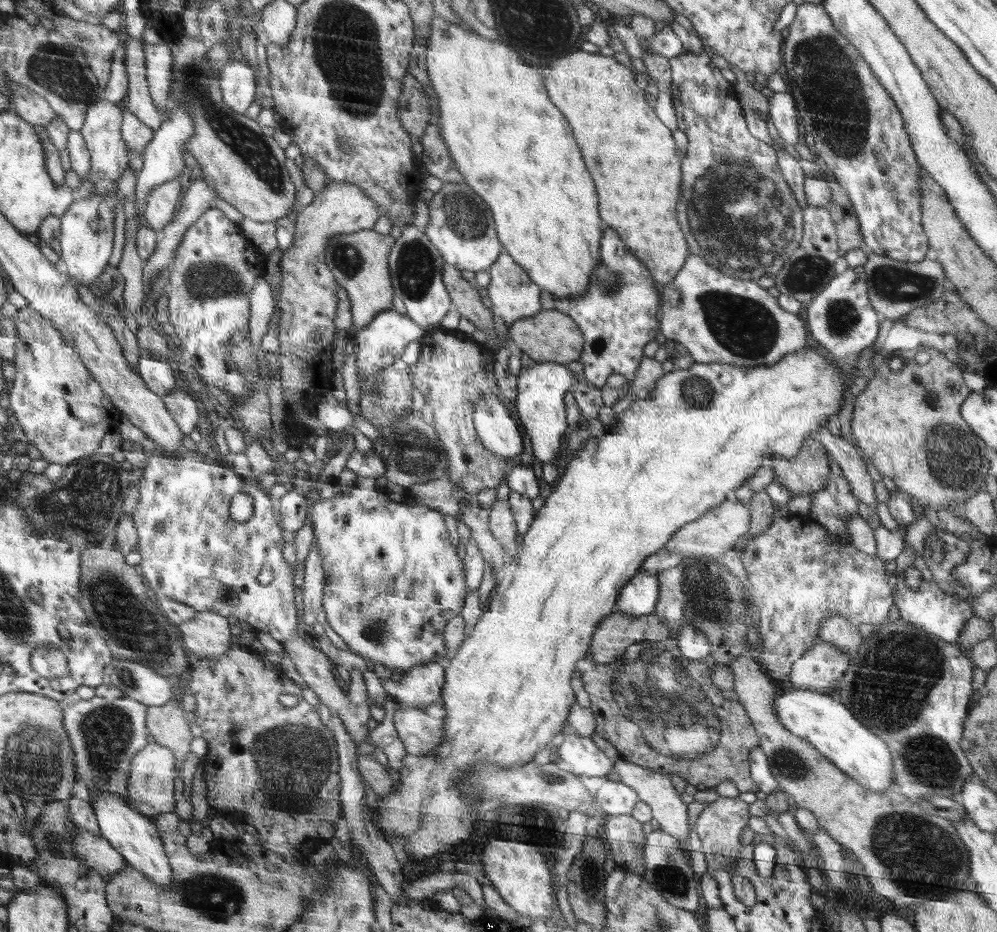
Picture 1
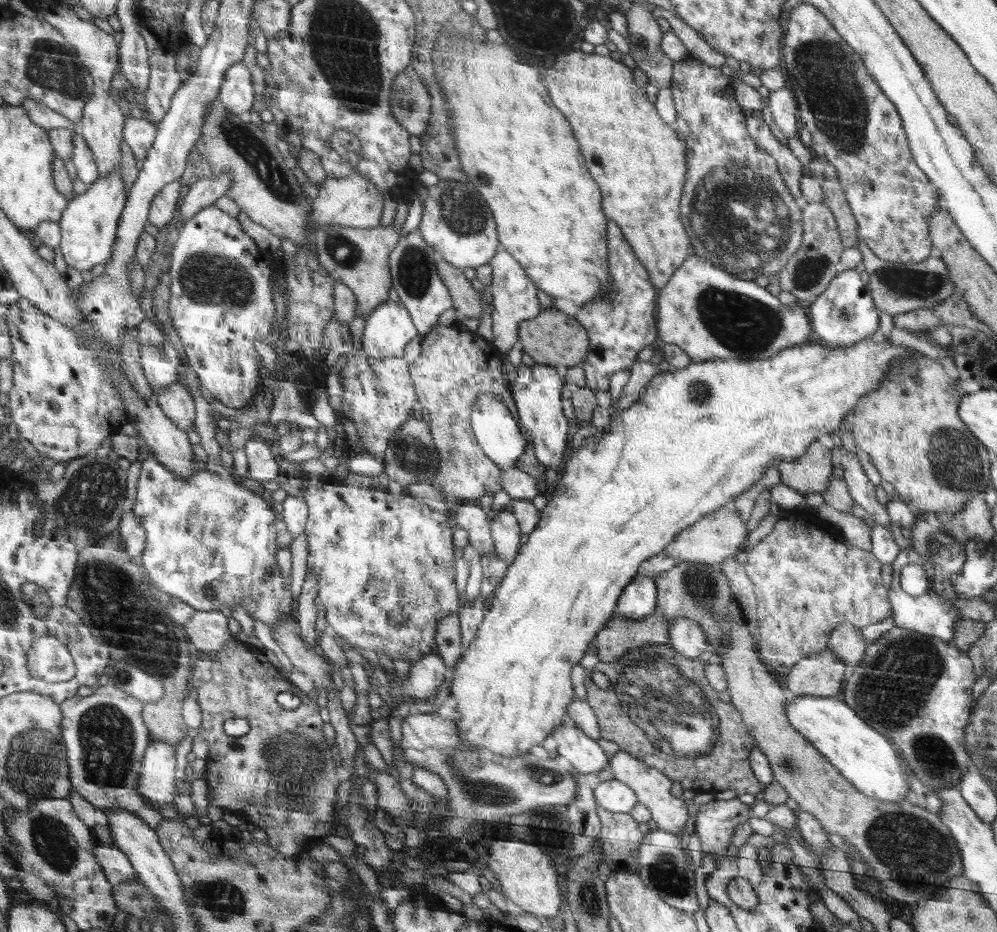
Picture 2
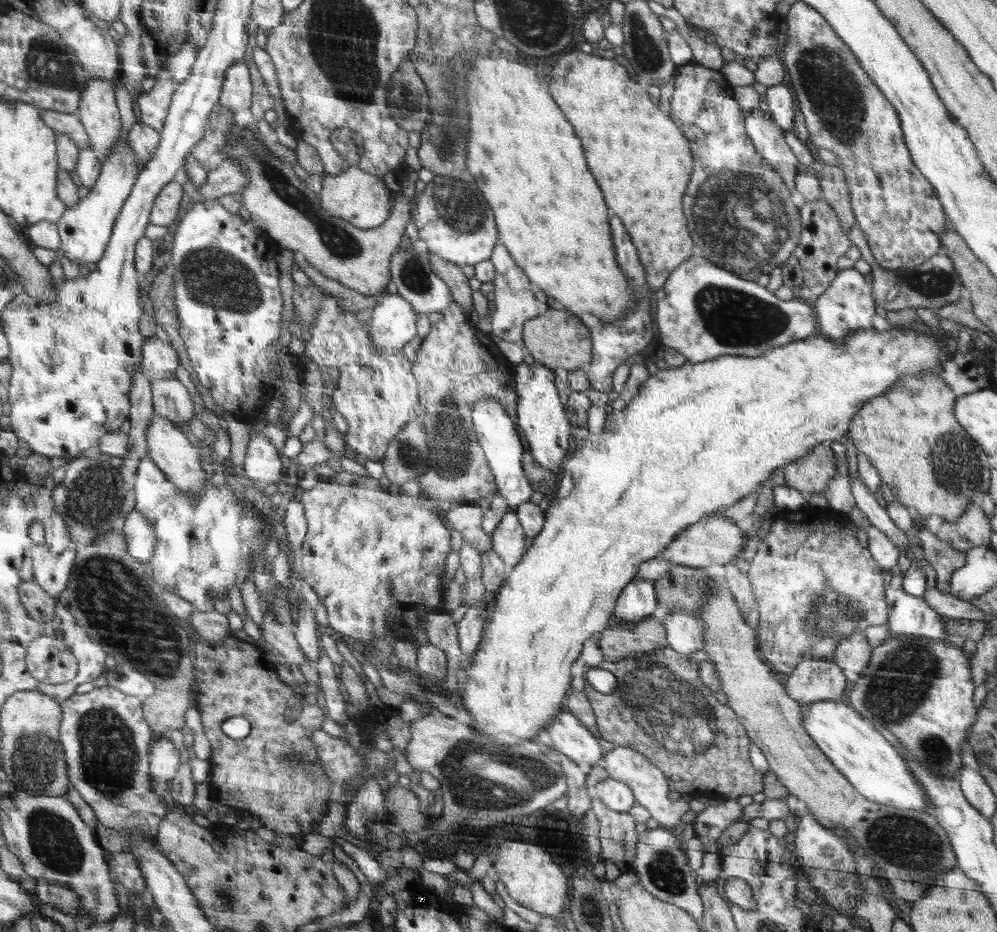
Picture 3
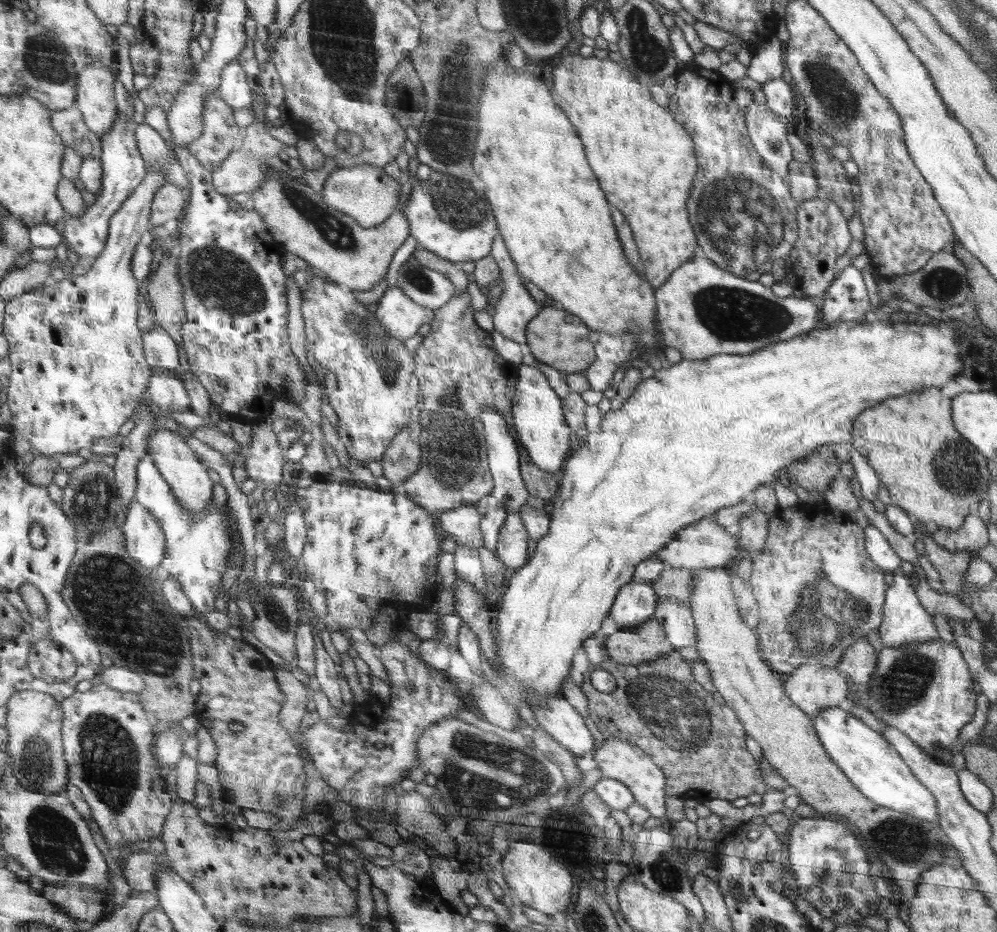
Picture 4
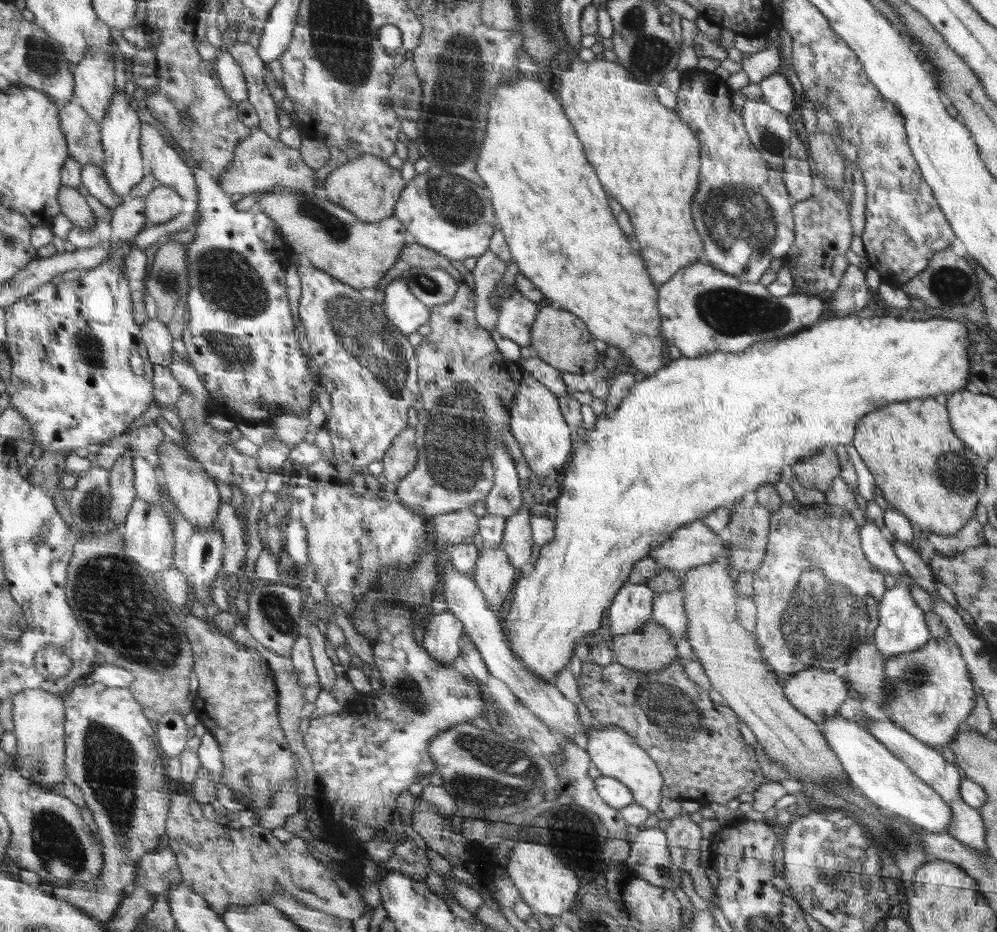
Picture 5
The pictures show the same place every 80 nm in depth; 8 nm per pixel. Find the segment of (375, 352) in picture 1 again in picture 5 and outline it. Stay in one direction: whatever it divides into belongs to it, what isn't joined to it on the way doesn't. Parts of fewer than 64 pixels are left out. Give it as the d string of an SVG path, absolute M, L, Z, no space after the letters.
M402 278L390 282L383 293L385 311L390 322L397 326L398 330L409 335L416 332L422 324L427 324L430 316L429 306L420 302L409 291L406 281Z

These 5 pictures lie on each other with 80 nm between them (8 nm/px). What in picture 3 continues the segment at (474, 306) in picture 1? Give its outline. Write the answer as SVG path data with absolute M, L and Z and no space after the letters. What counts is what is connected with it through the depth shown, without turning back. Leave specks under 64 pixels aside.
M430 253L429 261L431 269L440 277L451 290L453 302L458 303L465 311L470 314L474 310L472 306L472 289L468 283L468 278L462 271L462 266L452 264L437 254Z

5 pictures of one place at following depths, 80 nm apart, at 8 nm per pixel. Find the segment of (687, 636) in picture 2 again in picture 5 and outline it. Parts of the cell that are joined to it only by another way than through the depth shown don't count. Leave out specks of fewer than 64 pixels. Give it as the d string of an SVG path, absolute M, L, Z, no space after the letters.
M681 590L659 594L654 603L653 621L661 624L671 635L675 644L687 638L687 616Z

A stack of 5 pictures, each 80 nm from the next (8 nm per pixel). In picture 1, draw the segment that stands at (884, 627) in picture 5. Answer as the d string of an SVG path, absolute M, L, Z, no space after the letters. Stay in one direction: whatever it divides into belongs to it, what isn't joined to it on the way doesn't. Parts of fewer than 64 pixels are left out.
M908 544L904 547L902 554L895 558L896 561L896 588L898 596L896 597L896 608L900 614L900 619L906 623L915 624L923 628L926 632L931 632L939 636L942 640L949 643L956 643L957 638L960 636L960 629L965 625L965 622L973 617L970 603L960 600L957 597L951 596L948 593L942 592L935 584L928 584L921 580L921 585L916 590L910 590L904 582L903 575L906 570L913 565L916 560L916 551Z

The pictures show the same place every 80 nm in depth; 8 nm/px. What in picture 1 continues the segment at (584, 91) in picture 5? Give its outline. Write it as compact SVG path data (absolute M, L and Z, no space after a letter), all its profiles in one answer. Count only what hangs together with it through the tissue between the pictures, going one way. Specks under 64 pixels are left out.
M580 49L543 67L542 76L550 100L570 122L576 142L582 144L582 156L598 180L606 224L622 232L622 240L653 272L658 284L672 282L689 258L676 220L682 174L672 132L656 118L650 104L646 114L644 91L634 84L634 74L615 58Z

